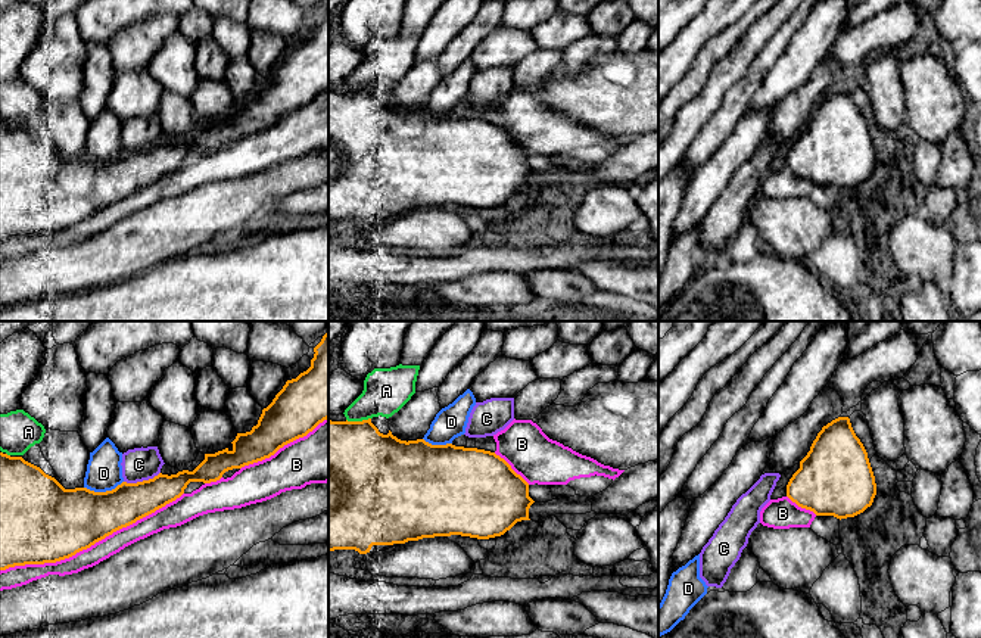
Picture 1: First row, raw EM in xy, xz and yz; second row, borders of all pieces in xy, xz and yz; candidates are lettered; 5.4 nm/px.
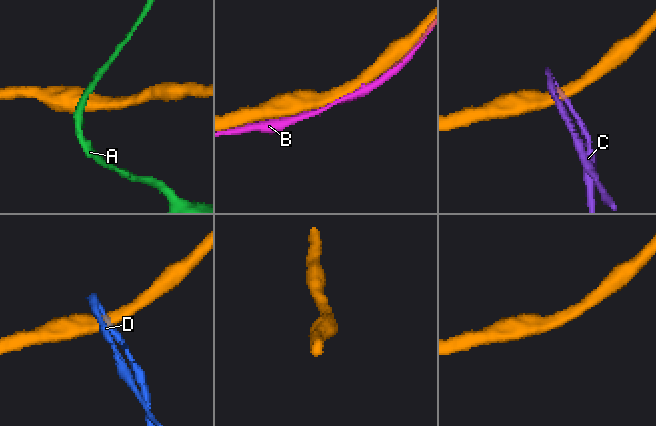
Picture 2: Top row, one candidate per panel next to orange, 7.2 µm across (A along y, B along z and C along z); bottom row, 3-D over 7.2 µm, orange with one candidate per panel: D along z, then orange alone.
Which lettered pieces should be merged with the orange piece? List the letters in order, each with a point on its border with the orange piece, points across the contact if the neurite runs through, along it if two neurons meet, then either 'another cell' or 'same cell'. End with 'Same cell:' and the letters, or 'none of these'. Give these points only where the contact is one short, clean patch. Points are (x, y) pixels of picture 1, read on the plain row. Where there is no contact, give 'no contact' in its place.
A: xz (358, 92) | another cell
B: xy (92, 214) | same cell
C: xy (143, 151) | another cell
D: xy (103, 162) | another cell
Same cell: B

